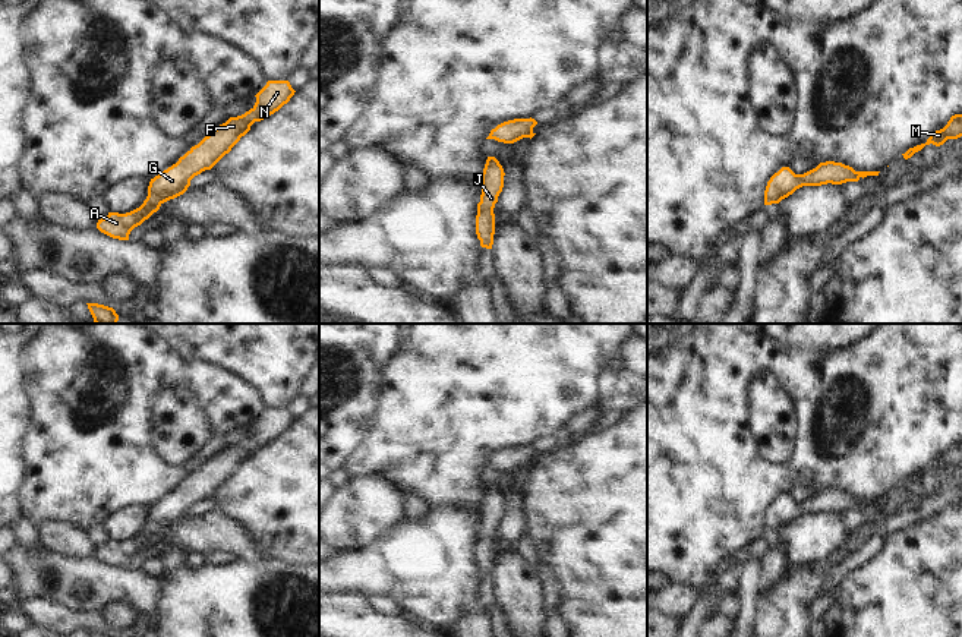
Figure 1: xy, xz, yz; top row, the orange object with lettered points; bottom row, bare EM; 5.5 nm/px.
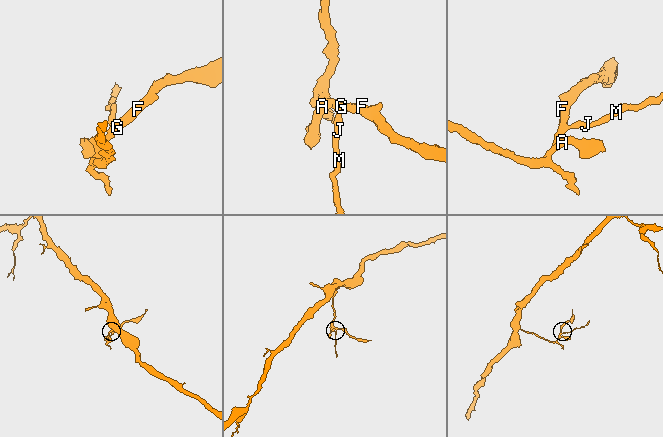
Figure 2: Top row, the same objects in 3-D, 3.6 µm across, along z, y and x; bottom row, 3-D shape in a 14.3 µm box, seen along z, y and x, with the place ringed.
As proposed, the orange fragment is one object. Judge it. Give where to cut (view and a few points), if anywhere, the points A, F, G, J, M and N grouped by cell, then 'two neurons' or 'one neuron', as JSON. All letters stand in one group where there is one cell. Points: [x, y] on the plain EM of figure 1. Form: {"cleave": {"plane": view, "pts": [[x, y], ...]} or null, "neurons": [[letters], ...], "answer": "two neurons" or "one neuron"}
{"cleave": null, "neurons": [["A", "F", "G", "J", "M", "N"]], "answer": "one neuron"}

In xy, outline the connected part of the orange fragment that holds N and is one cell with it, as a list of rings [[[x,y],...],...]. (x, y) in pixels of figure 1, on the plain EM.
[[[268,409],[255,423],[255,433],[242,444],[230,445],[214,457],[198,473],[192,474],[176,492],[151,507],[143,532],[126,542],[108,540],[98,548],[97,556],[119,568],[129,568],[130,559],[148,548],[160,534],[183,523],[190,508],[211,498],[245,464],[255,450],[278,439],[294,423],[288,409]]]

